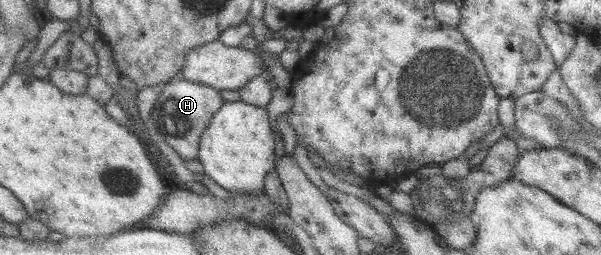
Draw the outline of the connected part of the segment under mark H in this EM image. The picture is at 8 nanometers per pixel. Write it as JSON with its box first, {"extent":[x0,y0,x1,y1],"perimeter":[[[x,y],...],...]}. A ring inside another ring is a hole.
{"extent":[153,77,222,160],"perimeter":[[[182,77],[167,84],[153,109],[153,118],[169,145],[186,160],[198,160],[204,131],[222,110],[222,91]]]}

